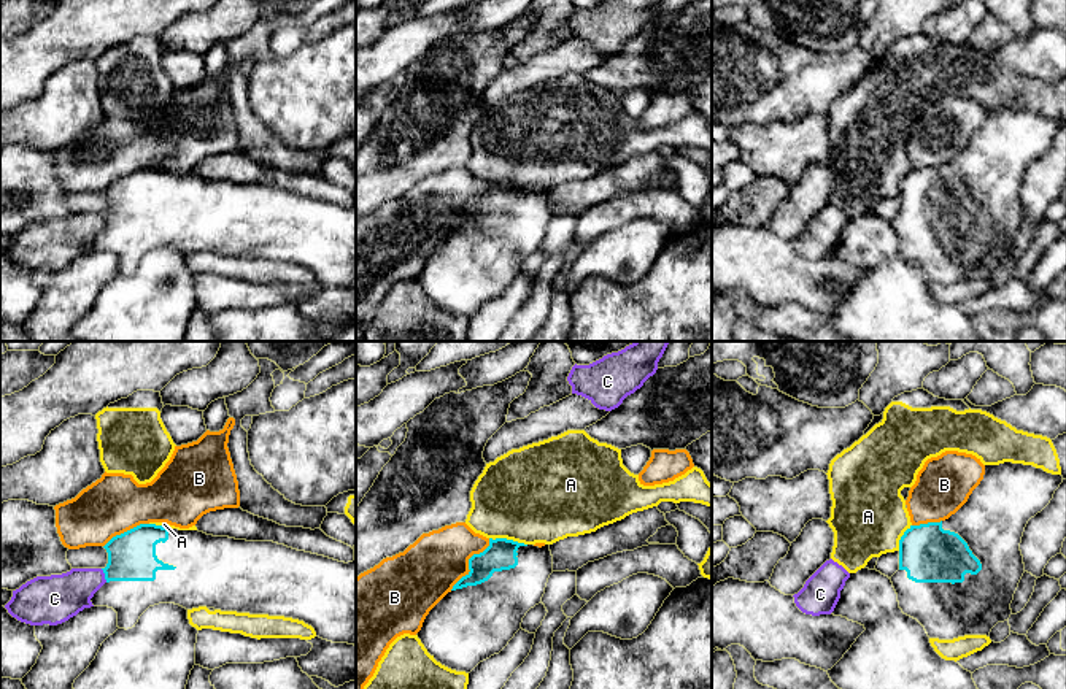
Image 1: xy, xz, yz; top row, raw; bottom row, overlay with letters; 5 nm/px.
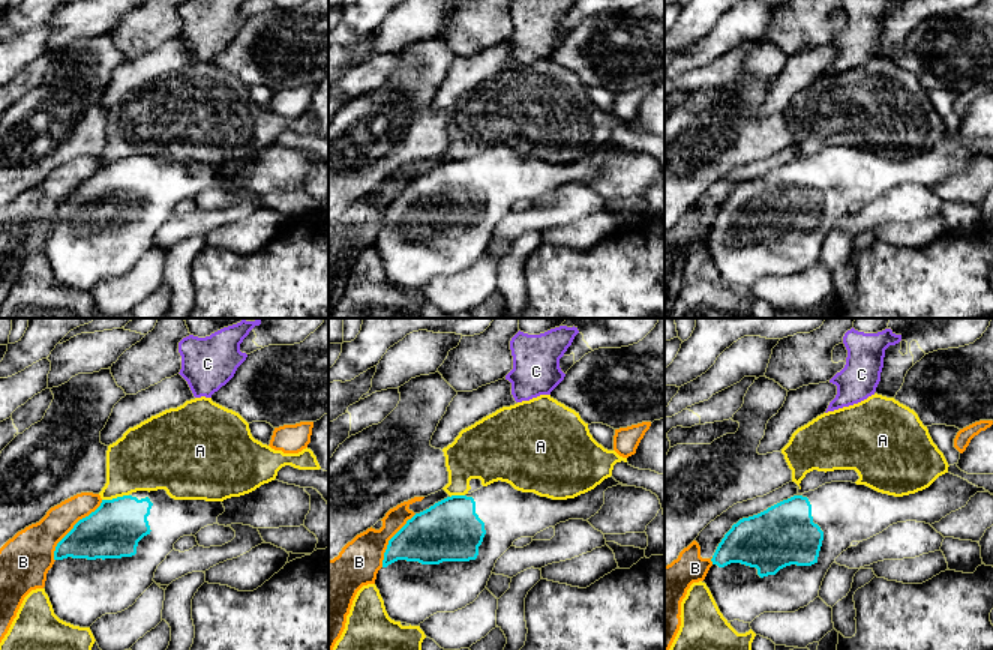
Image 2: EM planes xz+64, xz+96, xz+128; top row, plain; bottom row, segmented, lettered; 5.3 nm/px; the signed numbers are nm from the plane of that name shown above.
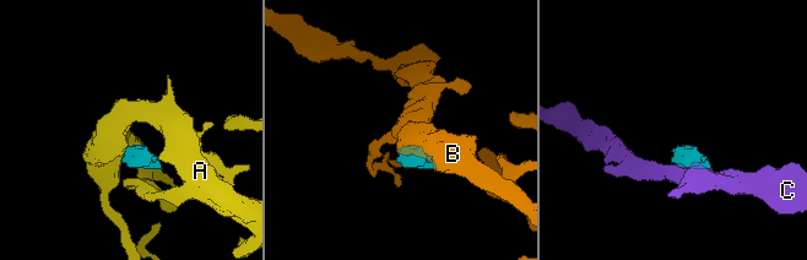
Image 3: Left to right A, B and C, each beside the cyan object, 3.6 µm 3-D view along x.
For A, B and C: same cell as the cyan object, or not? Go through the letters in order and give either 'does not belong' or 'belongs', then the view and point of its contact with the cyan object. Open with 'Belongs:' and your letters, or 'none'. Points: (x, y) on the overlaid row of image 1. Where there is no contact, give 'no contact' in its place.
Belongs: none
A: does not belong; meets cyan in xz at (509, 540)
B: does not belong; meets cyan in xz at (469, 562)
C: does not belong; meets cyan in xy at (105, 575)

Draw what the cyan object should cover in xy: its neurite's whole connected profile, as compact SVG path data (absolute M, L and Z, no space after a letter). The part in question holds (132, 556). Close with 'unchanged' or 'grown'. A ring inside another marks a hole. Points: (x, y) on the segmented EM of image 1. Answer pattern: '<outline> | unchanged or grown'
M140 524L113 537L103 548L108 552L108 564L102 568L106 583L91 602L94 606L113 608L118 613L119 629L135 627L149 606L175 603L186 610L207 606L221 611L292 618L311 625L316 637L323 640L356 646L356 560L345 564L273 541L213 537L199 530L178 530L156 524Z | grown

